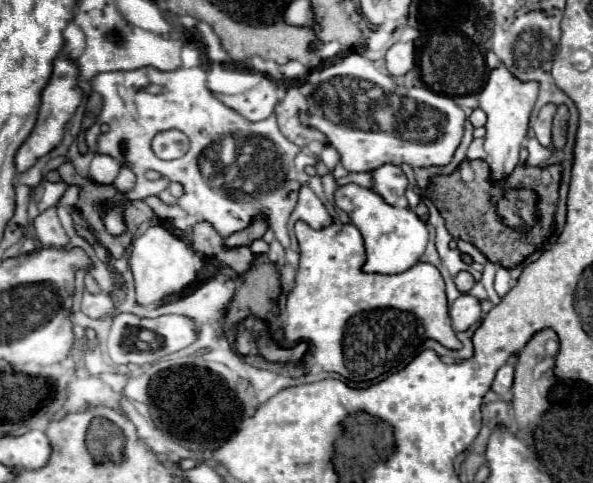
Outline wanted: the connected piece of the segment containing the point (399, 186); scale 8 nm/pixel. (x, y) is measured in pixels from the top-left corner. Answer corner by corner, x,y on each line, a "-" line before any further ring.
385,163
383,167
375,169
373,181
375,181
373,189
391,205
395,205
405,195
405,189
409,183
403,169
393,163

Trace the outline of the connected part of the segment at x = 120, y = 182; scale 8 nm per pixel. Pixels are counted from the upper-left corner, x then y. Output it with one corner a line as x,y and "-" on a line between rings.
123,165
123,167
121,167
121,173
119,173
117,179
113,181
113,185
115,185
119,191
123,191
123,189
133,189
133,185
135,185
135,175
133,175
133,171

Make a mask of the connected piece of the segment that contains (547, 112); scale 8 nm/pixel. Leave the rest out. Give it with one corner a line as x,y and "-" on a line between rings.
547,103
545,107
541,107
539,117
537,117
535,125
533,125
535,137
537,137
539,143
545,145
545,147
551,147
551,123
553,123
555,111
557,111
557,105
555,105
555,103

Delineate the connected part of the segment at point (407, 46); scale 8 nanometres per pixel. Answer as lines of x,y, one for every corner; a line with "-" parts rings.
395,43
385,55
385,69
397,77
405,75
415,67
415,45
413,43

